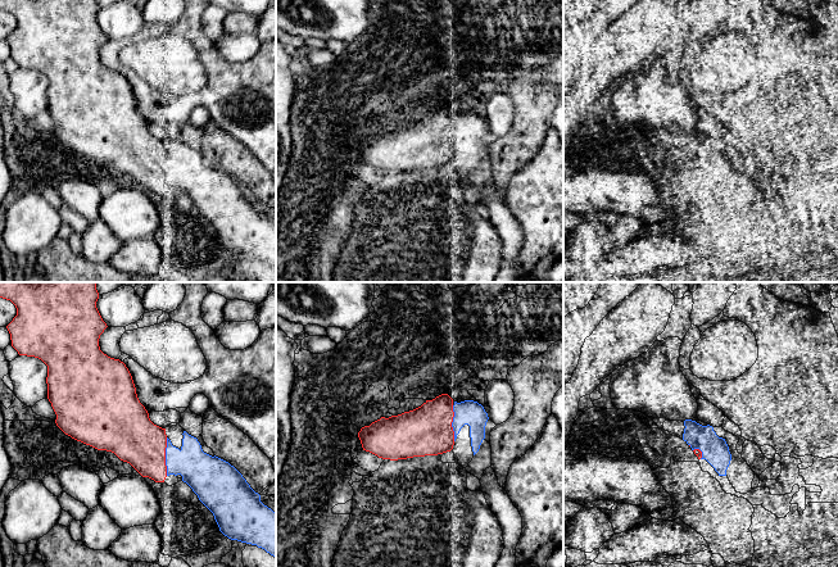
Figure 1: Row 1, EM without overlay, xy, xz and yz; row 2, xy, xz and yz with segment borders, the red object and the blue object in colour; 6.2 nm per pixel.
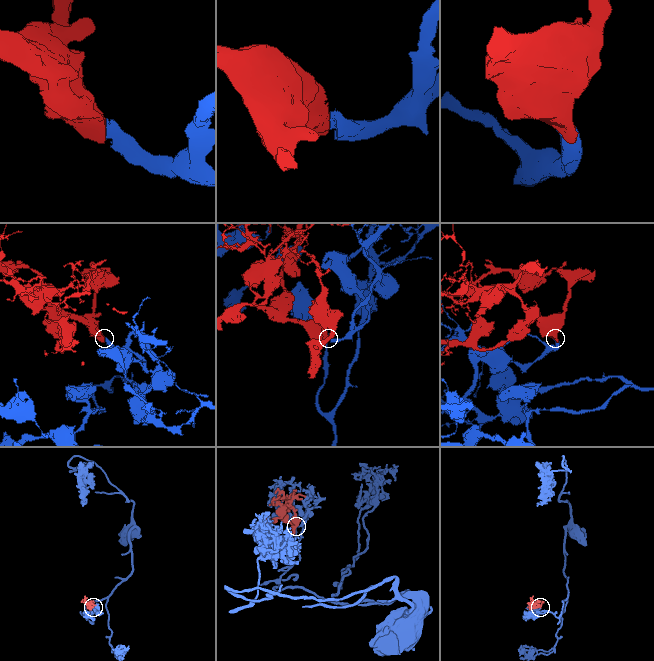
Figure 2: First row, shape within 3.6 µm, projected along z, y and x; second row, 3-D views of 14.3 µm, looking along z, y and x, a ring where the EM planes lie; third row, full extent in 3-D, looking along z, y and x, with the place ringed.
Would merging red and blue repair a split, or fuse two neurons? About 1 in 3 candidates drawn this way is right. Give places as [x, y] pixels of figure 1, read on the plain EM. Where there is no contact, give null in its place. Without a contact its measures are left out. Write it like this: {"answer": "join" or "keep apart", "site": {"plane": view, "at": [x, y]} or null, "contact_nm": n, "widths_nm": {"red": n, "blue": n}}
{"answer": "join", "site": {"plane": "xy", "at": [164, 169]}, "contact_nm": 240, "widths_nm": {"red": 300, "blue": 240}}

